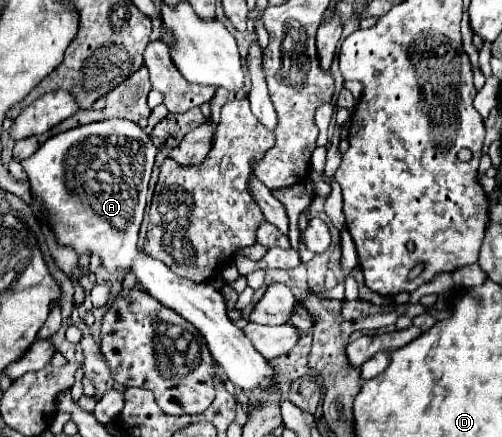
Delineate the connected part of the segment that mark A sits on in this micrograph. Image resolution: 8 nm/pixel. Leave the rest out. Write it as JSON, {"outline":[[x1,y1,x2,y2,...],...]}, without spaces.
{"outline":[[106,119,106,121,88,123,88,125,50,137,32,157,22,161,22,167,28,173,32,193,42,203,42,209,46,211,46,217,48,217,50,231,54,233,54,239,60,247,74,249,78,257,98,255,102,259,104,269,110,273,124,271,124,273,136,275,136,281,138,285,144,287,144,291,148,291,154,299,158,299,168,309,182,315,188,323,192,323,204,335,214,361,236,387,244,391,256,391,256,389,272,391,276,387,276,369,270,365,268,359,264,359,250,345,250,339,244,335,244,331,238,329,230,321,222,293,216,287,210,287,210,283,196,285,176,275,162,261,150,257,144,249,138,247,138,229,140,229,144,207,146,207,146,191,148,191,148,181,150,181,156,151,158,147,154,147,150,135,136,123,128,119]]}

